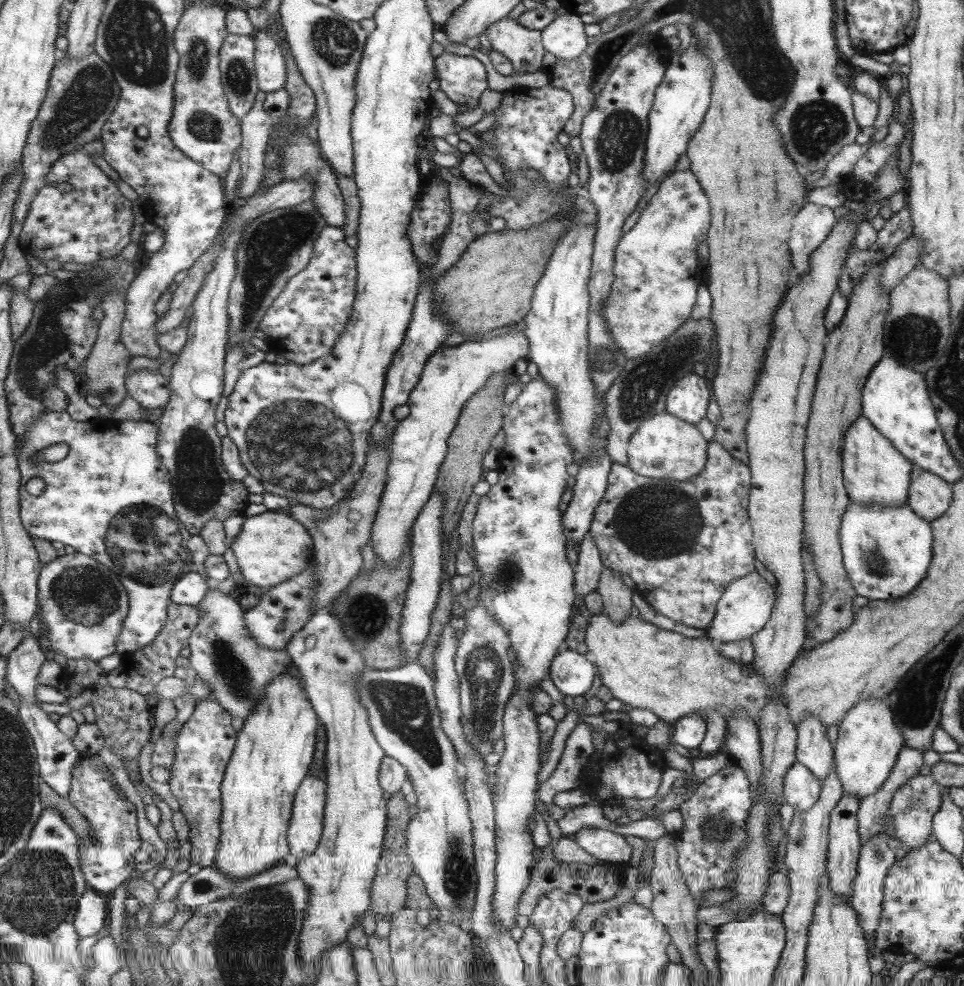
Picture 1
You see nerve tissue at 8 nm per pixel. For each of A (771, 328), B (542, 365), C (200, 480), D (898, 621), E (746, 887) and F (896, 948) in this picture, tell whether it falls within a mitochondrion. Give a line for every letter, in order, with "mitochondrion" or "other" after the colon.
A: other
B: other
C: mitochondrion
D: other
E: other
F: other

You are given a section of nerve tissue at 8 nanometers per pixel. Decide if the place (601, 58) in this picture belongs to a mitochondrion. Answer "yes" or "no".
yes

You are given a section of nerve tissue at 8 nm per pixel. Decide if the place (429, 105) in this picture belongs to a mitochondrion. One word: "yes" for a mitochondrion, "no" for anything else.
no

